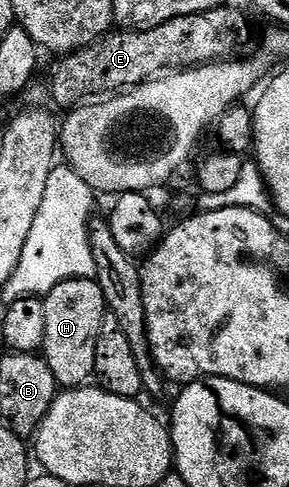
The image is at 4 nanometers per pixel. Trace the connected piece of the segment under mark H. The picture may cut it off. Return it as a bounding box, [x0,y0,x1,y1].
[42,279,108,389]

